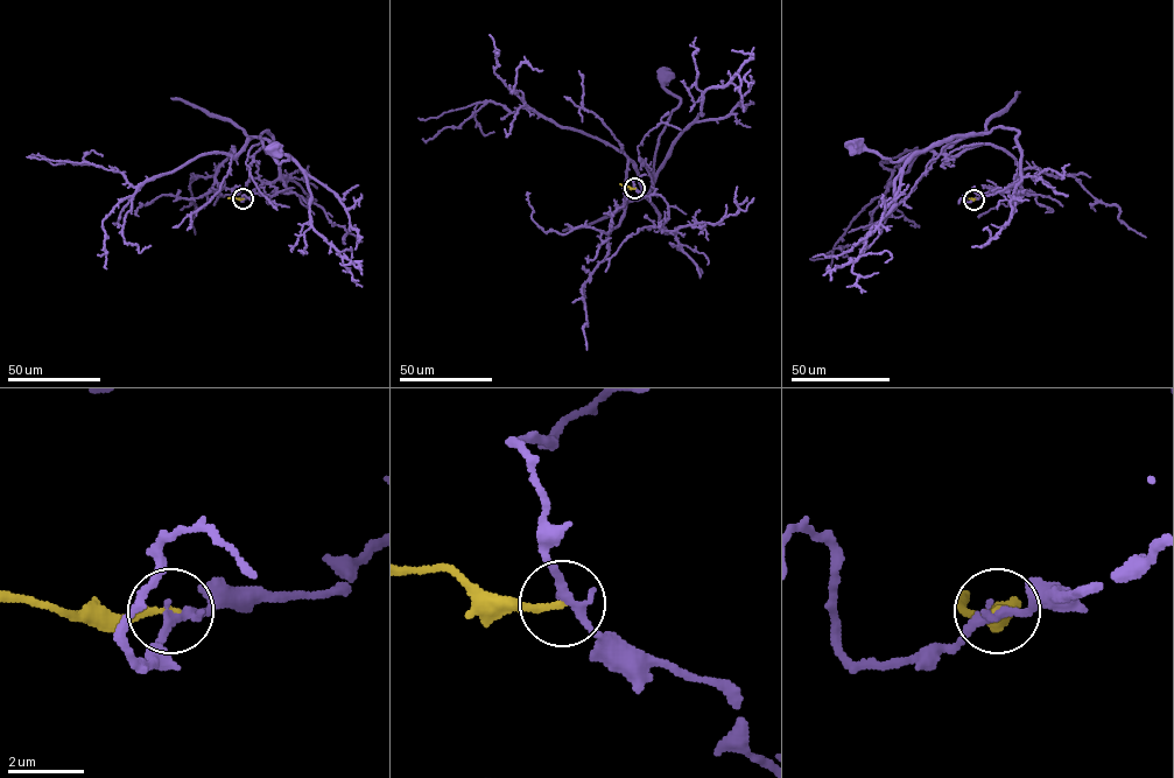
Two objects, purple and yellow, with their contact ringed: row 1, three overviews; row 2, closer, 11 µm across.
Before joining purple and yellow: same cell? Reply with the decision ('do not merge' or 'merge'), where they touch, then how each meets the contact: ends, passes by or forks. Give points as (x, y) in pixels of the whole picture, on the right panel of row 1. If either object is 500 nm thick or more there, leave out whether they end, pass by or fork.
do not merge | (974, 200) | purple passes by | yellow ends

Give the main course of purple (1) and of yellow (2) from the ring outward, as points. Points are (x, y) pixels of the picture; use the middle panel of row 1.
1: (634, 188), (662, 196), (670, 232), (647, 198), (659, 135), (680, 102), (663, 85), (663, 74)
2: (634, 188), (620, 183)

